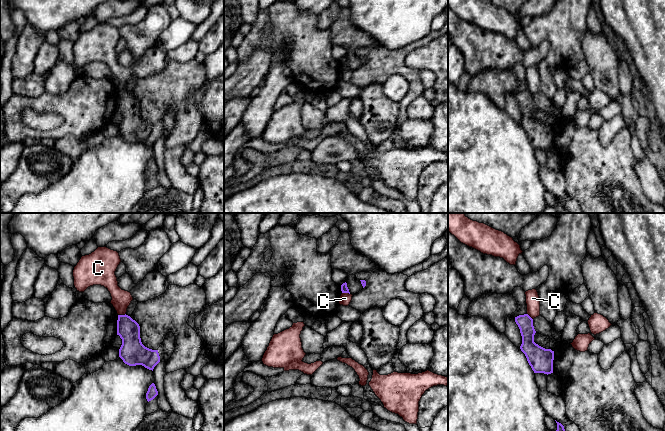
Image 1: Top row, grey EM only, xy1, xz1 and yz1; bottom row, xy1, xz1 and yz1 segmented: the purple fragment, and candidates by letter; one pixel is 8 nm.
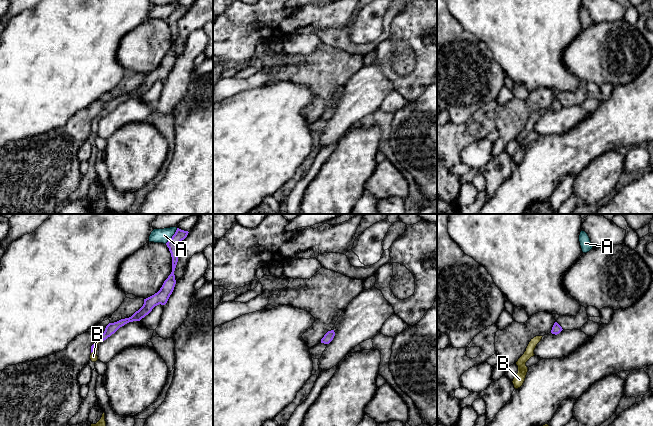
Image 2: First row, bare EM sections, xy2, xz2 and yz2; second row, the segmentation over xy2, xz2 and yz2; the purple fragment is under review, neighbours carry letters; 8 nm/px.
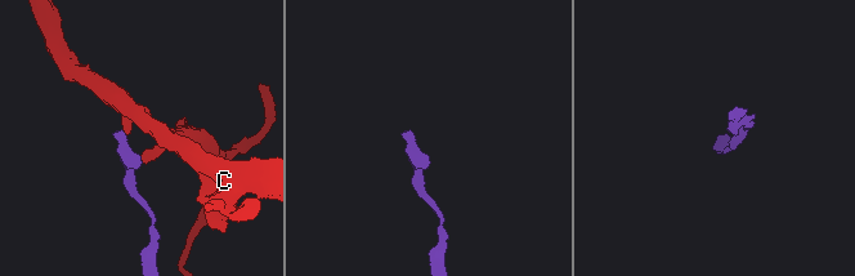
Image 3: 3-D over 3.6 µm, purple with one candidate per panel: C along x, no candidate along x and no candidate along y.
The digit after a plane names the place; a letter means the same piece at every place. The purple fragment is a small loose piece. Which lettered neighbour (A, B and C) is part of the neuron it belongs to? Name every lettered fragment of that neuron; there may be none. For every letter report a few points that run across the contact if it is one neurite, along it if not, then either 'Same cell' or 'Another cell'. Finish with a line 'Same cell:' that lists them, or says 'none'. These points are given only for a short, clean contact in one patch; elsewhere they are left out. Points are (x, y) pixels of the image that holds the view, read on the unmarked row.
A: Line: xy2 (177, 4), (175, 9), (165, 19). Another cell
B: Line: xy2 (111, 104), (95, 123), (93, 132). Same cell
C: Another cell
Same cell: B

